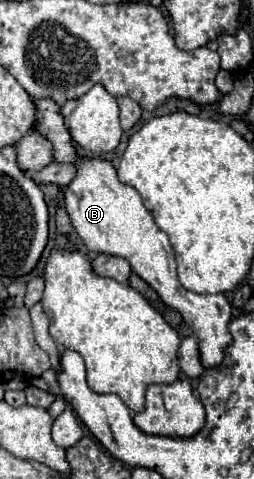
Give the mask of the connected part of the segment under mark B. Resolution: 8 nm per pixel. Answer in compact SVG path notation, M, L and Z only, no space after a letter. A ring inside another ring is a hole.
M40 99L34 103L36 103L36 119L40 123L40 133L46 135L54 145L54 161L74 163L78 167L78 175L74 177L72 183L64 187L64 195L66 195L66 211L84 245L94 253L124 257L130 263L132 271L138 277L142 277L168 307L176 309L182 315L184 323L194 331L194 335L198 337L200 361L204 369L218 367L224 359L224 349L232 343L232 335L228 333L228 323L232 319L233 307L225 293L198 295L194 291L184 289L176 277L176 261L174 261L174 251L168 241L168 235L156 227L138 191L130 185L120 183L116 169L112 167L110 161L76 155L60 107L52 99Z

